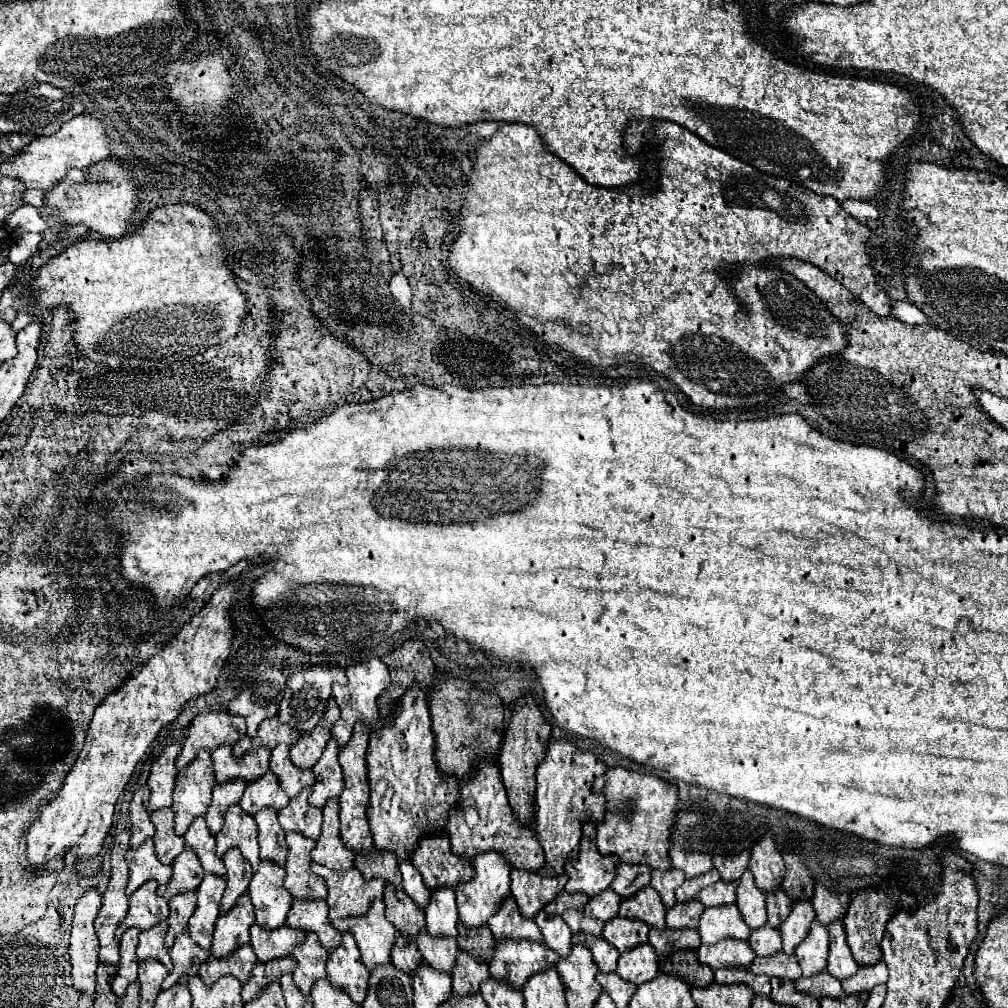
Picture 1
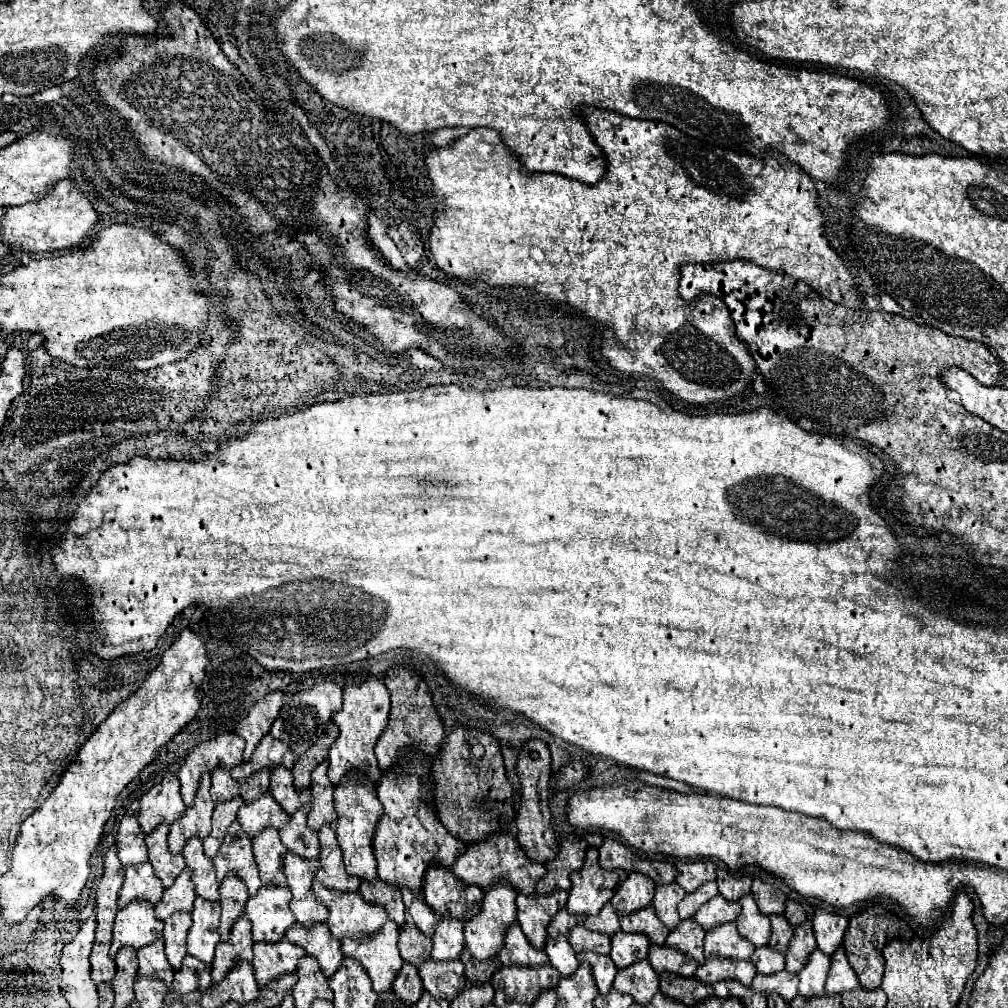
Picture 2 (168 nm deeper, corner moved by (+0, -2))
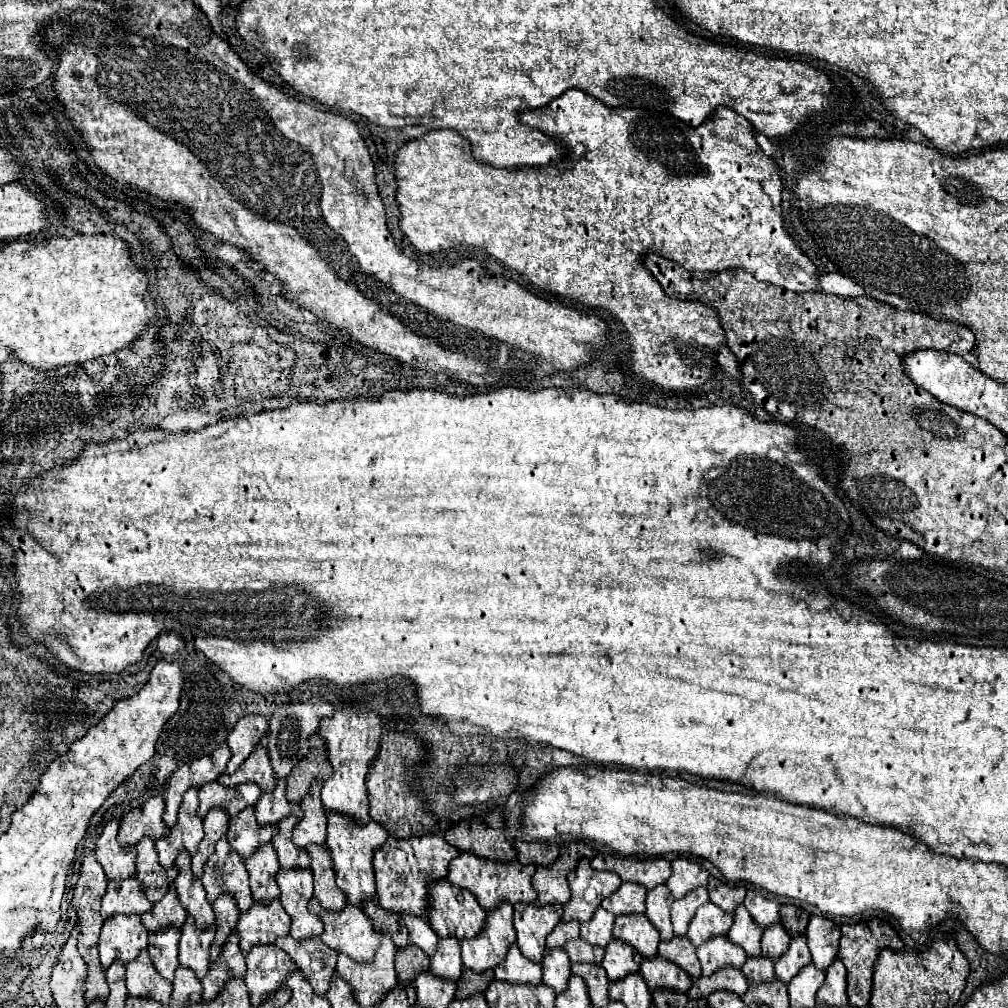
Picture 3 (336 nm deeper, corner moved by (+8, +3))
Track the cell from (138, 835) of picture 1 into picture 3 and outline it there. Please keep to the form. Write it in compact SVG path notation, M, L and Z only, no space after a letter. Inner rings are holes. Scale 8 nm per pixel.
M110 821L100 839L96 841L96 861L102 865L108 879L128 879L136 875L134 869L134 853L136 851L122 851L118 843L118 829L120 821Z

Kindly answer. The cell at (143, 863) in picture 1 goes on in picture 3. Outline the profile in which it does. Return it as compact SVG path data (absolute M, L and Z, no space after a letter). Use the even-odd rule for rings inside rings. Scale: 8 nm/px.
M114 879L108 881L108 891L102 897L102 919L110 919L118 913L122 915L142 915L150 911L152 903L142 895L142 887L138 887L138 879Z

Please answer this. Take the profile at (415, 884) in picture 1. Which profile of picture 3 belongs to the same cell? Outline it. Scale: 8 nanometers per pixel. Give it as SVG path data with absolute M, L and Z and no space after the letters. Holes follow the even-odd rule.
M402 915L402 919L408 927L410 943L420 947L428 957L432 957L438 947L438 935L432 931L428 921L422 917L412 917L412 915Z

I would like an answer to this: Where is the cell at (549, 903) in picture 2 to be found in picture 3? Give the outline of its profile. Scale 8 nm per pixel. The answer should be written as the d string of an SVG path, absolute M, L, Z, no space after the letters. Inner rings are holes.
M514 905L514 927L518 933L518 949L524 957L540 963L546 951L546 937L562 919L562 905Z

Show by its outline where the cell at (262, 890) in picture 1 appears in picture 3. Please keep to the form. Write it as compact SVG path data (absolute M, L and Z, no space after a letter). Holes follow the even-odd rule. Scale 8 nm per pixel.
M278 901L270 905L254 903L252 909L240 917L236 931L240 935L240 947L246 955L256 945L272 945L278 937L286 937L290 931L290 917Z

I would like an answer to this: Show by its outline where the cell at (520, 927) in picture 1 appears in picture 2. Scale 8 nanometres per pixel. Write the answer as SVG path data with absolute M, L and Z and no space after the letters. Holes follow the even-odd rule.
M514 922L506 930L506 940L504 946L498 950L498 960L508 966L508 964L522 964L522 966L538 966L538 964L548 964L548 956L544 950L534 948L526 934L522 934L522 928Z

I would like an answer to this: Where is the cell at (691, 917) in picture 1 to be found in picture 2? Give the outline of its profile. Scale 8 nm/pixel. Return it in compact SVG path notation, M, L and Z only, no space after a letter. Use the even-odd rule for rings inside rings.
M688 918L688 920L682 920L674 930L670 930L668 938L666 938L666 944L674 946L674 948L680 948L682 952L694 956L700 964L704 962L704 952L702 952L702 946L704 946L704 928L700 928L696 924L696 920Z

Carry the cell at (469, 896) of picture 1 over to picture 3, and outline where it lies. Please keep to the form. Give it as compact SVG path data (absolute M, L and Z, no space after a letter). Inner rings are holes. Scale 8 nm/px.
M502 903L498 909L488 913L486 927L480 935L460 941L464 967L476 973L484 973L486 969L494 969L506 959L510 945L516 943L512 913L512 905Z

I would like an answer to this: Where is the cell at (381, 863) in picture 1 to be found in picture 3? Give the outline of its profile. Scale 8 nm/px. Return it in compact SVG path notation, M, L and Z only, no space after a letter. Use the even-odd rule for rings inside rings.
M374 901L364 903L364 913L372 919L374 931L388 933L398 949L404 949L408 945L408 931L406 931L406 925L400 921L398 915L388 913L382 907L376 907Z

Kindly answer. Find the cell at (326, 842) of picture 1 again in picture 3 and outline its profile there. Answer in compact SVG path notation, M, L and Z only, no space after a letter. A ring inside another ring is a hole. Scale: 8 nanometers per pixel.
M326 845L306 847L306 851L312 859L310 869L314 873L314 897L324 909L342 911L346 907L346 897L342 895L342 891L338 891L338 885L334 881L334 869Z

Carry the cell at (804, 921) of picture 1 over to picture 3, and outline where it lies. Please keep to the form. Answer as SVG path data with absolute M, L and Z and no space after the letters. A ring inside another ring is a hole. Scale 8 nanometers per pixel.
M798 935L798 937L792 939L790 949L780 959L776 959L776 963L774 963L776 979L782 981L782 983L790 983L790 979L802 967L806 967L810 963L812 963L812 957L810 957L810 949L806 945L806 937L804 935Z

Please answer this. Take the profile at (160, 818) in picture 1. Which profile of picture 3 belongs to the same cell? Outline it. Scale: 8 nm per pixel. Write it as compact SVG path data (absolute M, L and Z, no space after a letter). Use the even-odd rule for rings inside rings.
M142 839L136 847L136 879L142 883L142 891L150 903L158 903L170 887L168 871L158 863L158 855L152 839Z

